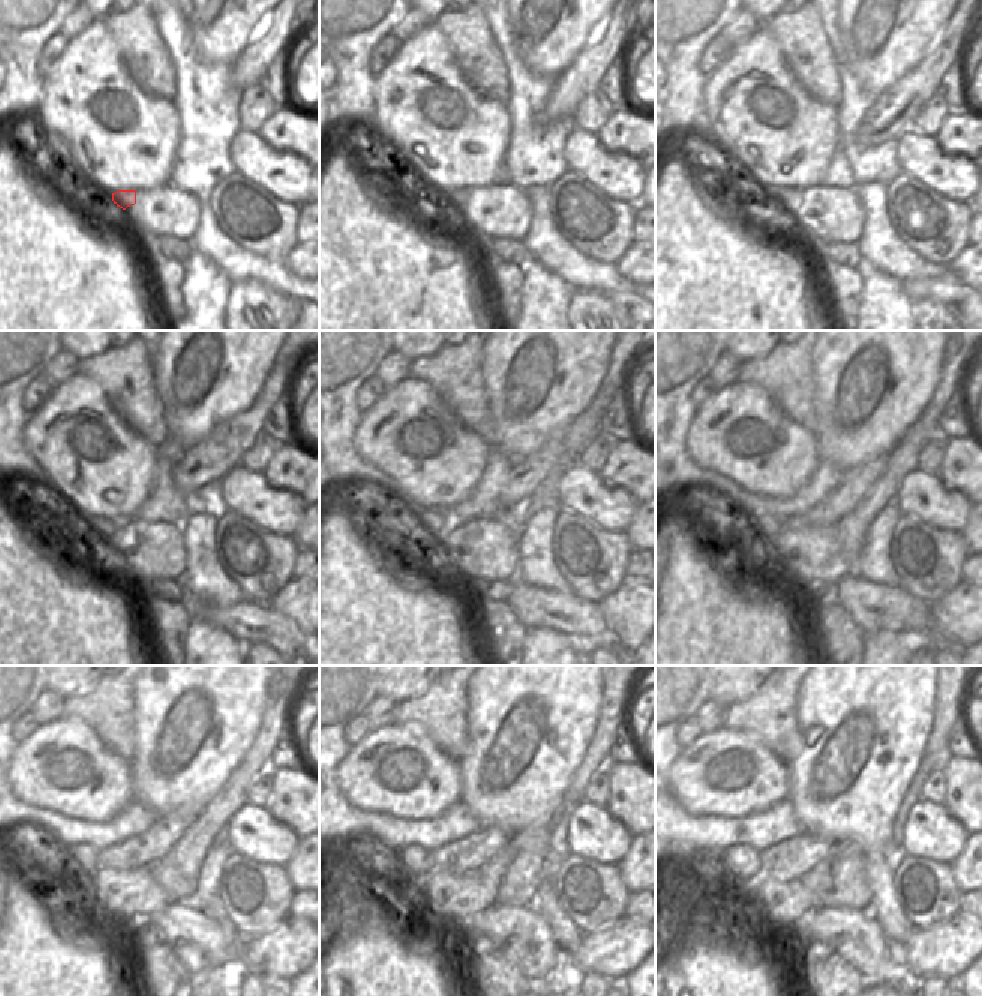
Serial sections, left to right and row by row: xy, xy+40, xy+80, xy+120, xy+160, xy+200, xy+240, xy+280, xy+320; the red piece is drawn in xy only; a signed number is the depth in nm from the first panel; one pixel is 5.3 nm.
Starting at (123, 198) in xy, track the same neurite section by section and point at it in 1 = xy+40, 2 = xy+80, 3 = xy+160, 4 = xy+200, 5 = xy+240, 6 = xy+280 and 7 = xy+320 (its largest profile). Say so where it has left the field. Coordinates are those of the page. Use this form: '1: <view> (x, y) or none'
1: xy+40 (456, 200)
2: xy+80 (784, 194)
3: xy+160 (432, 524)
4: xy+200 (760, 525)
5: xy+240 (78, 860)
6: xy+280 (411, 861)
7: xy+320 (742, 861)

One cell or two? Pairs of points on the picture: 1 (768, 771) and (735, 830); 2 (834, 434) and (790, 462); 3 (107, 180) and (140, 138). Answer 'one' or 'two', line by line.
1: two
2: two
3: one

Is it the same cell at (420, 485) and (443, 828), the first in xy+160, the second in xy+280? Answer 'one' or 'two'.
two

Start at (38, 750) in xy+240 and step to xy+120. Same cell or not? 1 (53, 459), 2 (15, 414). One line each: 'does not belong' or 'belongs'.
1: belongs
2: does not belong

